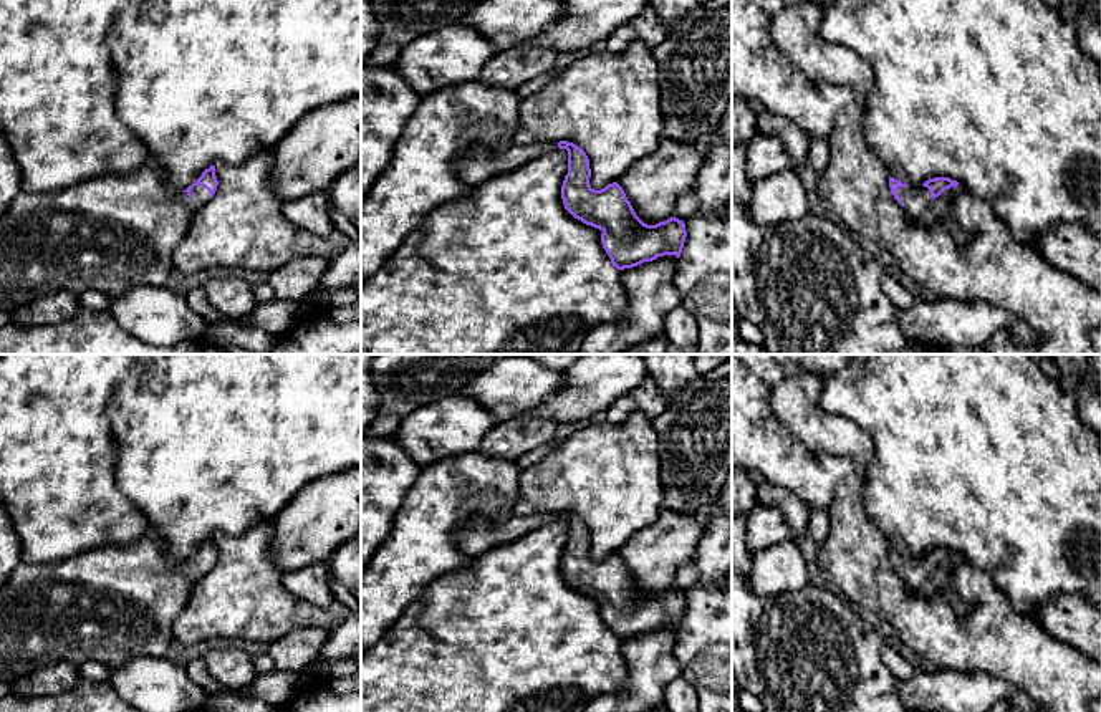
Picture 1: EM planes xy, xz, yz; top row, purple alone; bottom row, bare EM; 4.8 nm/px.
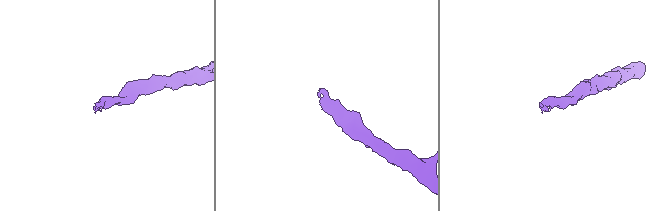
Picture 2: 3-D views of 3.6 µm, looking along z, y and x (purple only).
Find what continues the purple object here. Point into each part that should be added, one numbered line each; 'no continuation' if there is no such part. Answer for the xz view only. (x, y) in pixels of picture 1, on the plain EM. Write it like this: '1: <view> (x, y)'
1: xz (477, 537)

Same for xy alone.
1: xy (115, 603)

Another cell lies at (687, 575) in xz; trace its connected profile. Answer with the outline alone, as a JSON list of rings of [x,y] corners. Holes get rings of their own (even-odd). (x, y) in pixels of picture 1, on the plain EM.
[[[692,560],[692,561],[684,563],[677,570],[672,588],[676,588],[679,591],[685,591],[697,583],[699,583],[699,571],[697,571],[695,563]]]

